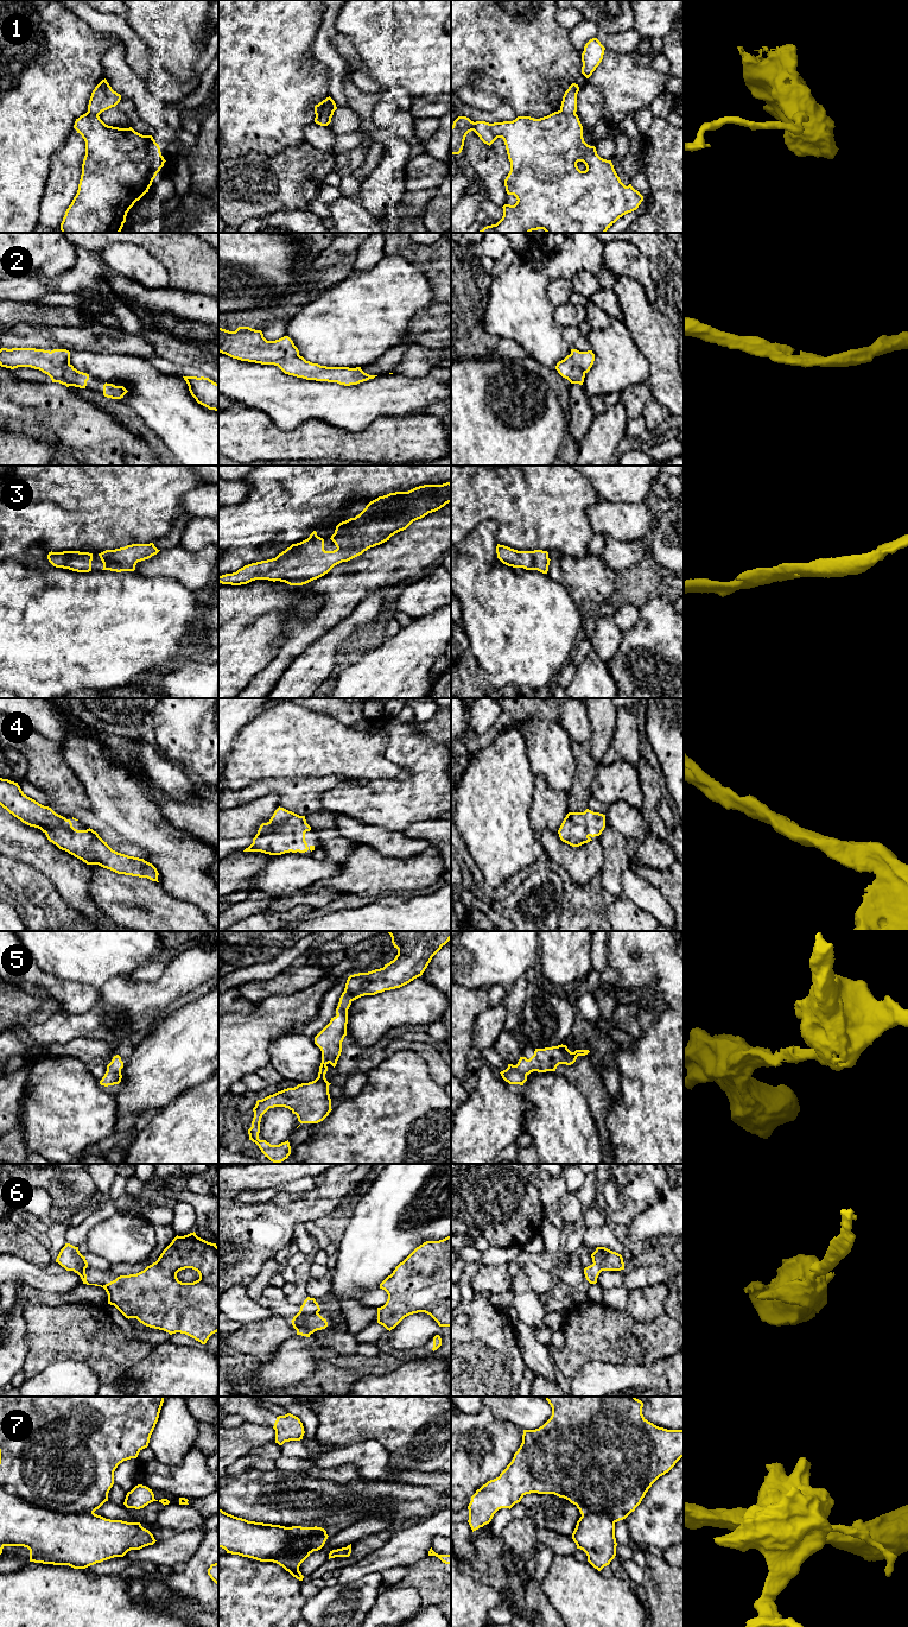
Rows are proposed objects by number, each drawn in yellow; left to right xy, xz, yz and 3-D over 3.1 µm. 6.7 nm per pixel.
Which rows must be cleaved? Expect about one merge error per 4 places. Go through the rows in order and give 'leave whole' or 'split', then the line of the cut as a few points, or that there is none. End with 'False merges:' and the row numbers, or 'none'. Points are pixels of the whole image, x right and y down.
1: split; cut yz (560, 109), (575, 114)
2: leave whole; cut none
3: leave whole; cut none
4: leave whole; cut none
5: leave whole; cut none
6: leave whole; cut none
7: split; cut xy (0, 1485), (26, 1501), (56, 1512), (93, 1513)
False merges: 1, 7

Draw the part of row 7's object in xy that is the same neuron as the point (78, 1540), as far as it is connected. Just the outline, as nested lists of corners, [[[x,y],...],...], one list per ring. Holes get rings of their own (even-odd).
[[[0,1486],[0,1555],[5,1546],[24,1546],[30,1550],[30,1562],[85,1569],[155,1541],[140,1522],[110,1520],[95,1513],[56,1513],[26,1502]]]

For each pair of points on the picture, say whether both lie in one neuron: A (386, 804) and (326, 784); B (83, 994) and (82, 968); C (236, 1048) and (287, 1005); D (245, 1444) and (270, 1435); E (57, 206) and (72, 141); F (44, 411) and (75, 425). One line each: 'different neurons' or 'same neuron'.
A: different neurons
B: different neurons
C: same neuron
D: same neuron
E: same neuron
F: same neuron

